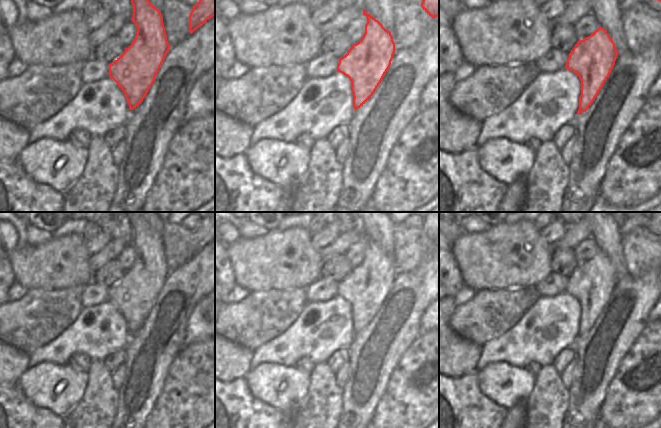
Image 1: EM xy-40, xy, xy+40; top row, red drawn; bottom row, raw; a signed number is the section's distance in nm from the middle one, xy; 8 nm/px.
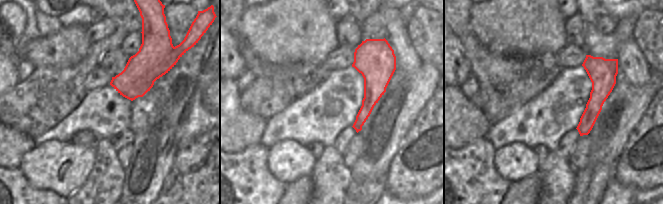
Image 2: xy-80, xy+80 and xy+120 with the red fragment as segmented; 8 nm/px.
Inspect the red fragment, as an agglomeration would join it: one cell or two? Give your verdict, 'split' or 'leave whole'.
split

